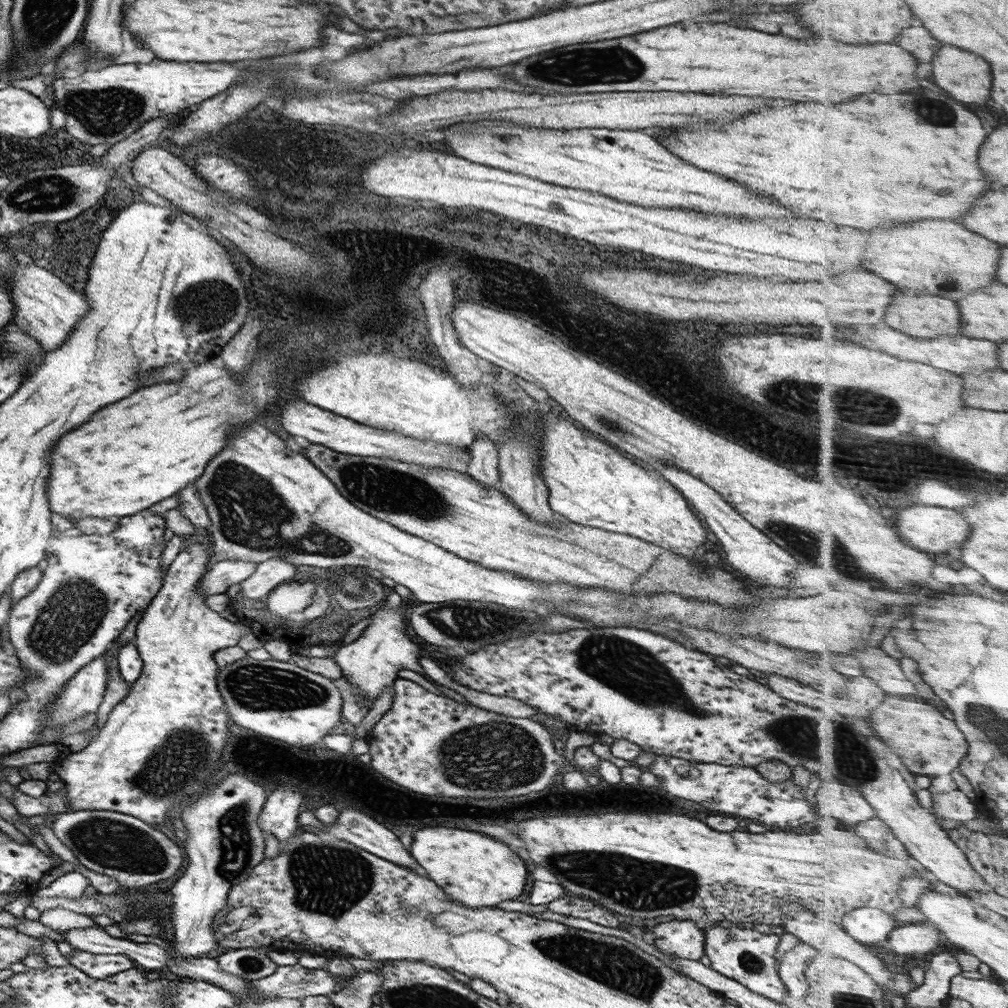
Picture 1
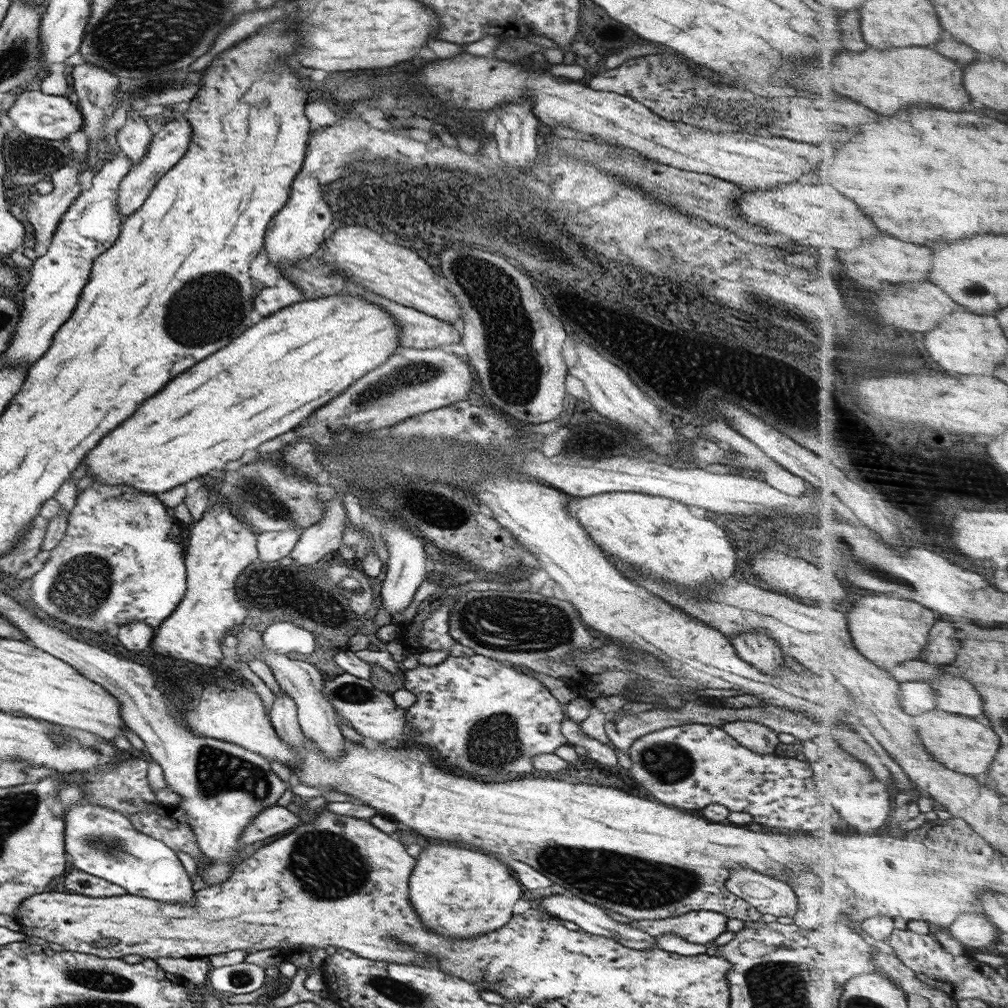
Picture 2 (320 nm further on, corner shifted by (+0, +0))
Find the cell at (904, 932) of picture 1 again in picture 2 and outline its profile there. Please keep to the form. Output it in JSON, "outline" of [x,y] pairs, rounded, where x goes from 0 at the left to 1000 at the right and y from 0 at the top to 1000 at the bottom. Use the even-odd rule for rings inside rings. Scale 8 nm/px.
{"outline":[[[956,905],[937,923],[955,938],[966,941],[985,938],[991,933],[991,922],[977,905]]]}

